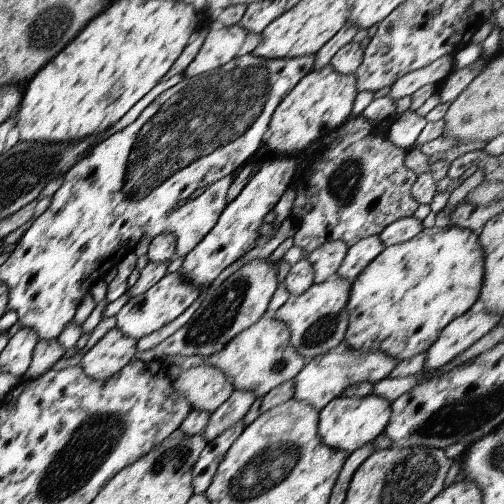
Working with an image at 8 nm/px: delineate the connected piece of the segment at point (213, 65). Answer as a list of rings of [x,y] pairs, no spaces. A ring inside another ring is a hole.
[[[216,24],[209,29],[207,39],[183,77],[192,78],[224,67],[230,60],[254,52],[259,41],[260,33],[252,34],[239,25],[223,27]]]

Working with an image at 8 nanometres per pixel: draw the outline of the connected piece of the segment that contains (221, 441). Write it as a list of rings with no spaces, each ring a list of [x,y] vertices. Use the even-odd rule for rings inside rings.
[[[242,418],[236,424],[232,424],[226,432],[216,436],[214,440],[207,442],[206,448],[202,450],[199,460],[192,468],[192,488],[194,494],[205,494],[208,486],[214,480],[220,462],[234,444],[236,438],[248,427],[248,420]]]

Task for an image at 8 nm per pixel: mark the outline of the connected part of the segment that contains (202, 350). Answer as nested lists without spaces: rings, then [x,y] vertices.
[[[269,258],[252,260],[236,270],[216,288],[210,290],[192,318],[166,338],[164,342],[153,349],[136,352],[135,359],[141,362],[151,362],[157,359],[167,359],[168,356],[214,356],[220,352],[232,338],[254,326],[268,309],[274,293],[278,287],[278,268]]]

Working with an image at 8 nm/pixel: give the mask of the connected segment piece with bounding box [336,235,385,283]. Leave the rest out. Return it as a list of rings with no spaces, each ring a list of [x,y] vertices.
[[[378,235],[370,236],[356,242],[354,246],[347,250],[346,257],[342,264],[340,264],[336,275],[354,283],[354,280],[360,275],[360,272],[362,272],[384,248]]]

